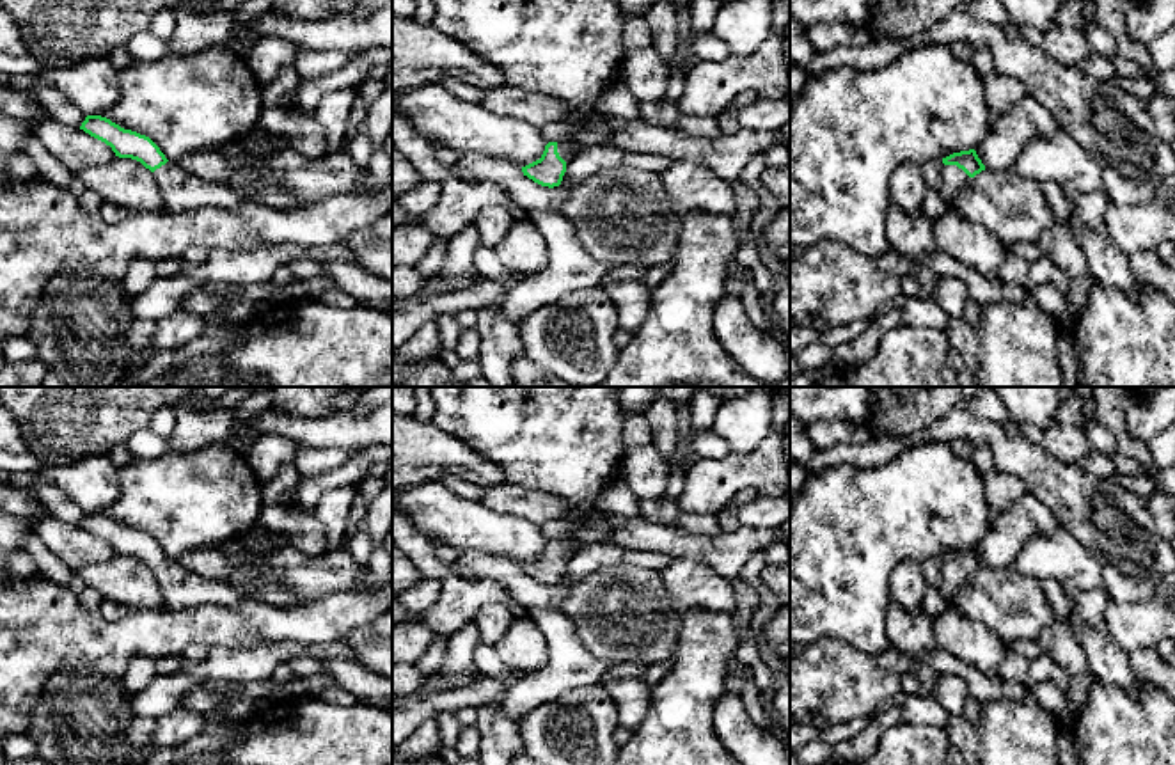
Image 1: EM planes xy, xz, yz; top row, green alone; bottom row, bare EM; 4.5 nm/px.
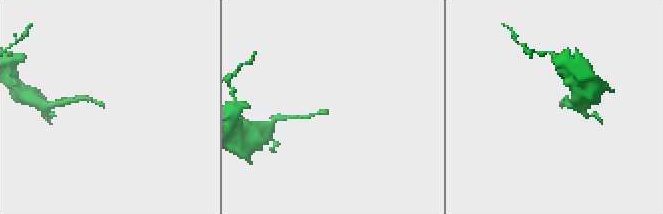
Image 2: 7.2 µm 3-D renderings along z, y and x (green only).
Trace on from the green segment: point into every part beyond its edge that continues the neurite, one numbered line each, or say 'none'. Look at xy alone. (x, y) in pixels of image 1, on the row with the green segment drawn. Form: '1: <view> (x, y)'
1: xy (180, 190)

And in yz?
1: yz (954, 180)

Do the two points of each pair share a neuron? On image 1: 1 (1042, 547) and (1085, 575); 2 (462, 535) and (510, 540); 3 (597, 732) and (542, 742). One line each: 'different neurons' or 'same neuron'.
1: same neuron
2: same neuron
3: same neuron

